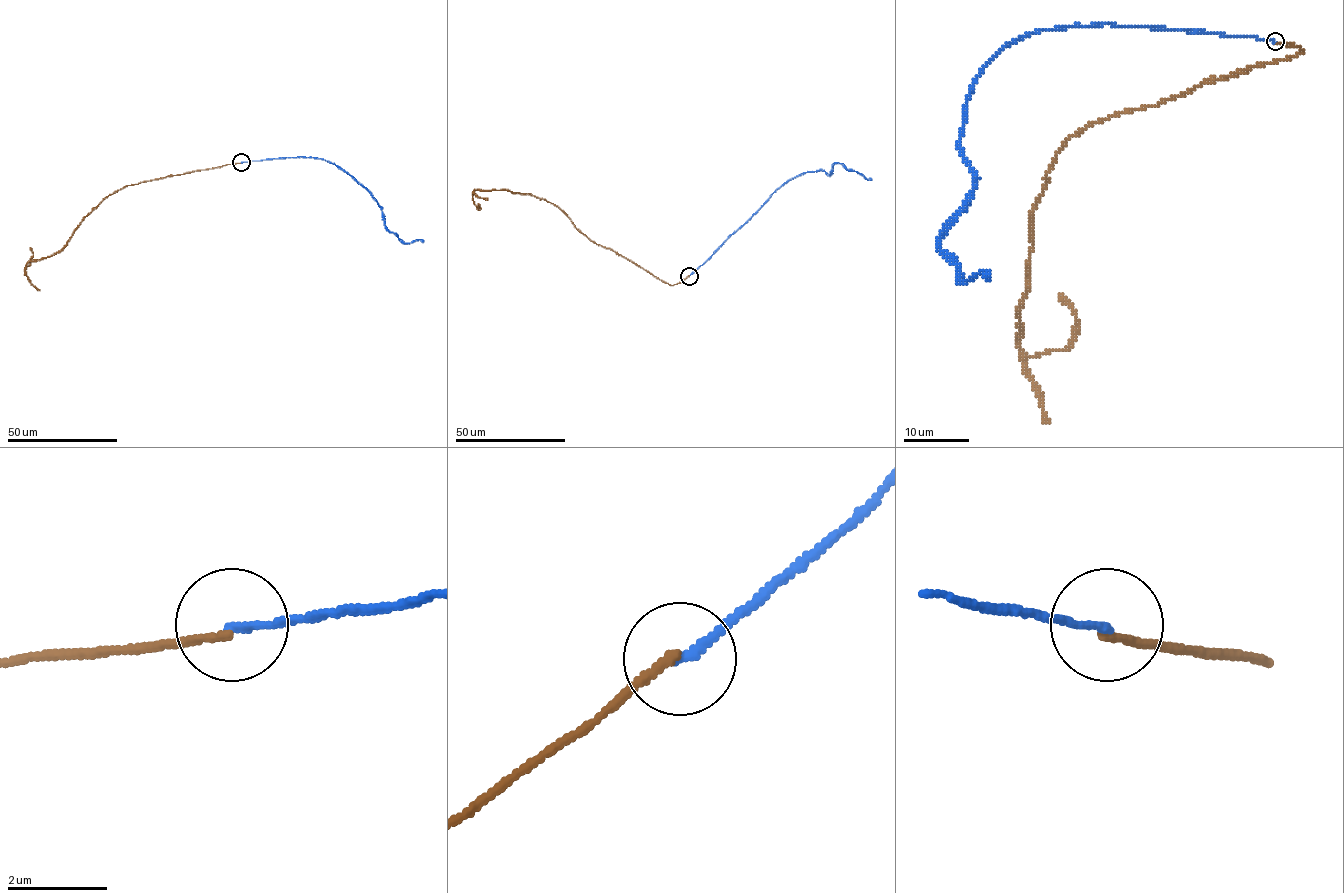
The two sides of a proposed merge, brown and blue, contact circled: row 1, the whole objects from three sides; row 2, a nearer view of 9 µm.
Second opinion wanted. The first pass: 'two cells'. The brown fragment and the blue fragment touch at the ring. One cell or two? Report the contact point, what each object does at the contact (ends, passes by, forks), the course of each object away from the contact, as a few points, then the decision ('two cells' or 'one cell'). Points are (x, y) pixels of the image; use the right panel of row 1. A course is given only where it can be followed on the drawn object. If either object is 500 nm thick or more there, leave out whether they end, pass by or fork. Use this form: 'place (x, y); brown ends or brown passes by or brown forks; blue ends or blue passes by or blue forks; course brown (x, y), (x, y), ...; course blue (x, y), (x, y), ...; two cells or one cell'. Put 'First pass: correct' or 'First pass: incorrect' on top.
First pass: correct
place (1275, 41); brown ends; blue ends; course brown (1274, 42), (1302, 50), (1089, 123), (1063, 144), (1032, 212), (1023, 354), (1070, 346), (1075, 309), (1060, 294); course blue (1274, 40), (1093, 24), (1009, 44), (966, 105), (959, 153), (972, 195), (939, 238), (961, 280), (989, 278); two cells

